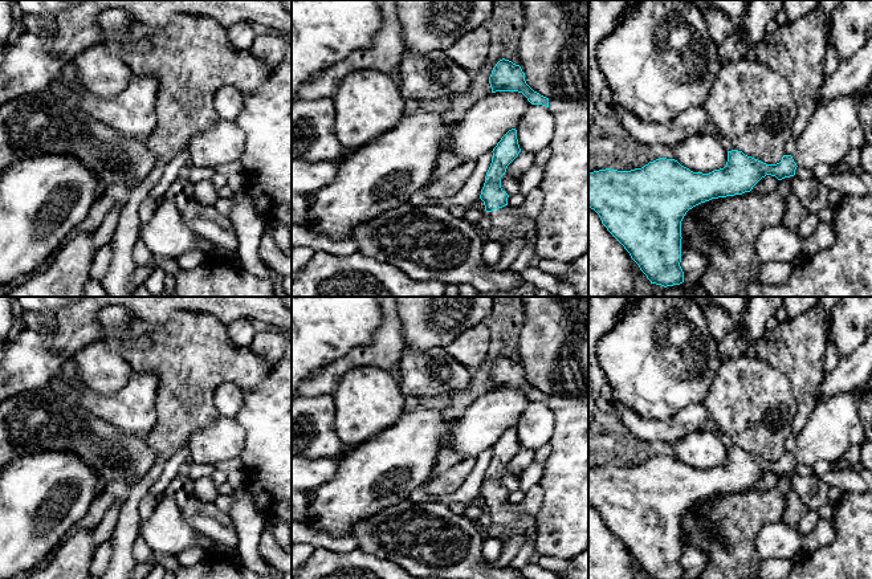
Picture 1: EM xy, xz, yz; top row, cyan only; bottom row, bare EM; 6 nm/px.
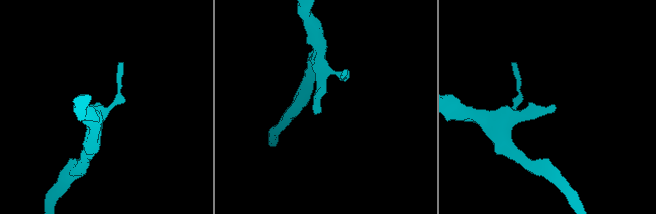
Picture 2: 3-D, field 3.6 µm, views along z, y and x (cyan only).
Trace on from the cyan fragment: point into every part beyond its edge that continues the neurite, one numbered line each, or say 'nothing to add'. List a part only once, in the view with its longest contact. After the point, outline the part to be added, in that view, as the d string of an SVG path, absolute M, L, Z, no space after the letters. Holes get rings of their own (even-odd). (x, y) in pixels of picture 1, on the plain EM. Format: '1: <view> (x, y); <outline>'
1: xz (506, 516); M505 502L489 509L485 518L485 522L497 525L504 530L497 539L502 546L518 535L525 537L521 549L510 563L510 566L516 570L521 570L531 564L531 555L535 553L534 539L537 533L537 517L531 517L529 514L523 514L521 517L519 514L519 505Z

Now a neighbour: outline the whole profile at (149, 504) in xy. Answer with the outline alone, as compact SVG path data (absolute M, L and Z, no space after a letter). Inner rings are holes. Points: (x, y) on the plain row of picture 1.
M147 494L140 505L139 505L139 513L142 518L151 517L152 511L155 510L156 505L159 503L160 498L155 494Z

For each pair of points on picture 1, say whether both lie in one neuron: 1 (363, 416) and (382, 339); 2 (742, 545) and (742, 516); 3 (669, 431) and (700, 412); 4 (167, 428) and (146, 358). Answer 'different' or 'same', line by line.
1: different
2: same
3: same
4: same

